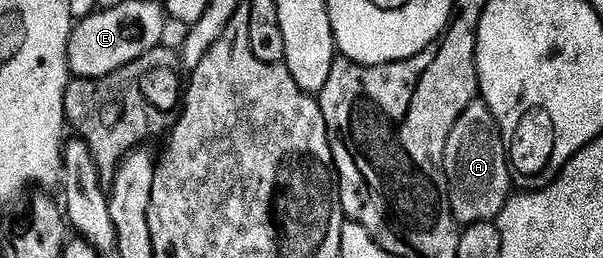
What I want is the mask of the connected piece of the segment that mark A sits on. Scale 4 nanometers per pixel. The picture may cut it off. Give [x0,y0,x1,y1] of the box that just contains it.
[445,98,511,226]

